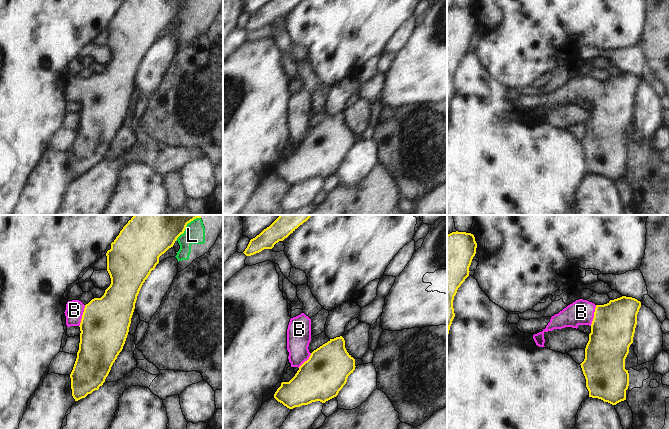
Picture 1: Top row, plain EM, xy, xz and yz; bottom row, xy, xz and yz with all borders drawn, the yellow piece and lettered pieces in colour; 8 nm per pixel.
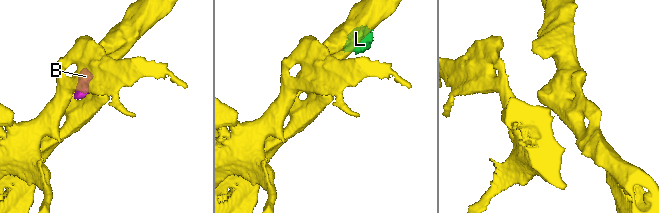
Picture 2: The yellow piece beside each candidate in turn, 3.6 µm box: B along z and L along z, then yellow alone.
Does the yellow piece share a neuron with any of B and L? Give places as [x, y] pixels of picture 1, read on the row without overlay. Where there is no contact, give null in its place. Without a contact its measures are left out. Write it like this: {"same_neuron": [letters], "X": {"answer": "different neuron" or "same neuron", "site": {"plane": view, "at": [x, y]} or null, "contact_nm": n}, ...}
{"same_neuron": ["B"], "B": {"answer": "same neuron", "site": {"plane": "xy", "at": [82, 92]}, "contact_nm": 180}, "L": {"answer": "different neuron", "site": {"plane": "xy", "at": [183, 8]}, "contact_nm": 170}}

